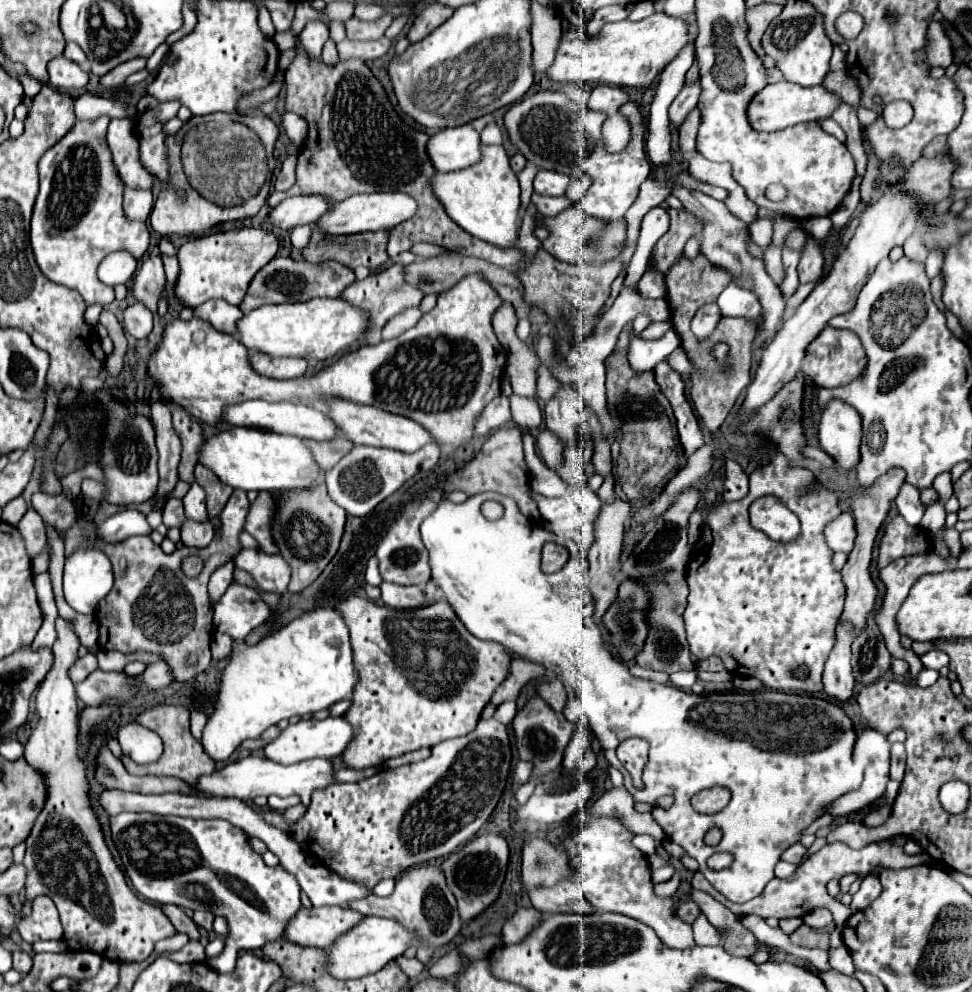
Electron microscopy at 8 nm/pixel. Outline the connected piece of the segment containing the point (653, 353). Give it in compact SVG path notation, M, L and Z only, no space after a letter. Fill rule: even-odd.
M634 330L628 332L630 346L628 346L628 362L634 374L642 374L654 370L658 362L662 362L674 348L680 346L680 340L674 330L664 334L664 342L650 342L640 338Z

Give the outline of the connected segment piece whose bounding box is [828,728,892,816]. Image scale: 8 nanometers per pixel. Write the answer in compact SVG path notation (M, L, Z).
M864 728L854 746L854 760L856 764L864 766L864 782L856 792L844 794L834 804L830 804L828 814L834 816L848 816L850 810L862 810L872 804L880 794L884 794L886 784L890 780L890 748L888 736L874 730Z

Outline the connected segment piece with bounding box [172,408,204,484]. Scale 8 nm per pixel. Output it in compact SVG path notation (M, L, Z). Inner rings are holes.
M176 408L172 414L174 430L182 442L182 454L178 464L178 478L192 484L194 482L194 466L198 462L198 450L202 446L202 428L200 424L182 408Z

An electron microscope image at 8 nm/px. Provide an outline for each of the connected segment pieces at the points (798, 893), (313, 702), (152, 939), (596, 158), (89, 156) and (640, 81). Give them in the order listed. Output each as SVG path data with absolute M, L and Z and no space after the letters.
M888 838L888 840L882 840L882 842L872 842L870 846L862 848L862 850L852 850L852 848L846 848L844 844L840 842L834 842L834 844L826 844L822 850L818 850L816 854L808 856L800 866L798 870L794 872L794 876L786 878L786 880L770 880L764 888L764 892L750 900L750 902L744 902L744 904L734 904L726 898L722 898L722 894L718 894L703 877L701 872L696 872L692 878L691 884L704 884L704 890L706 892L712 892L712 896L722 902L728 910L732 910L736 916L748 916L748 914L756 914L760 918L790 918L790 916L804 916L808 914L810 910L814 908L828 908L832 914L834 914L834 922L838 928L842 928L846 924L846 920L850 918L850 908L844 906L838 898L832 898L828 896L826 892L826 884L832 880L832 878L842 878L844 874L852 874L856 872L860 878L866 878L876 866L882 866L882 868L908 868L908 866L920 866L920 864L932 864L932 858L926 854L926 852L920 852L920 854L906 854L904 848L900 844L894 842L894 838Z
M334 608L304 612L256 646L232 642L232 656L222 672L216 706L200 742L212 760L228 760L244 740L258 738L282 718L306 716L350 698L356 682L350 636L342 616Z
M62 618L56 620L56 632L58 632L58 640L52 648L54 666L52 666L50 674L44 678L44 682L38 688L38 694L34 698L40 722L38 722L36 730L32 732L28 744L24 746L26 762L30 762L30 766L34 766L44 776L46 788L50 788L50 796L46 798L44 810L36 818L36 822L30 830L30 836L26 838L26 854L24 854L26 900L22 904L20 916L26 918L30 914L32 900L36 896L42 896L42 894L50 896L54 900L54 904L58 906L60 920L64 926L62 942L68 946L68 950L72 950L72 952L90 950L90 952L104 956L106 960L116 960L116 962L142 962L152 954L154 944L158 940L174 936L176 930L174 930L172 922L166 918L166 914L162 914L162 908L158 904L144 902L126 886L124 874L116 866L116 862L104 842L94 806L90 802L90 794L88 794L90 786L88 786L88 780L84 774L84 766L82 766L82 760L78 758L78 740L76 740L76 736L78 736L78 702L76 702L76 694L74 694L74 684L68 678L68 668L78 658L76 652L80 648L80 642L78 642L76 634L72 632L70 622L66 622Z
M538 90L526 96L524 100L512 104L512 108L504 114L504 126L512 146L516 146L520 154L524 154L524 158L538 168L556 170L556 162L578 162L572 176L586 174L592 178L592 184L578 206L590 216L612 222L626 214L638 196L640 184L650 174L650 162L644 150L646 126L642 126L638 104L626 102L618 112L628 120L632 136L628 146L618 154L606 152L602 138L602 124L608 116L604 112L580 108L564 92Z
M108 118L92 122L78 120L74 128L40 158L40 192L30 230L32 250L44 276L56 284L78 290L88 306L106 306L114 300L114 290L96 276L104 256L116 250L128 250L140 258L150 242L146 224L130 222L124 216L124 188L112 166L112 154L104 144L108 122Z
M662 10L640 22L620 20L606 24L598 34L588 36L584 28L562 34L556 58L546 70L552 82L582 84L618 84L632 88L648 88L656 74L692 40L692 28L680 18L670 18Z

